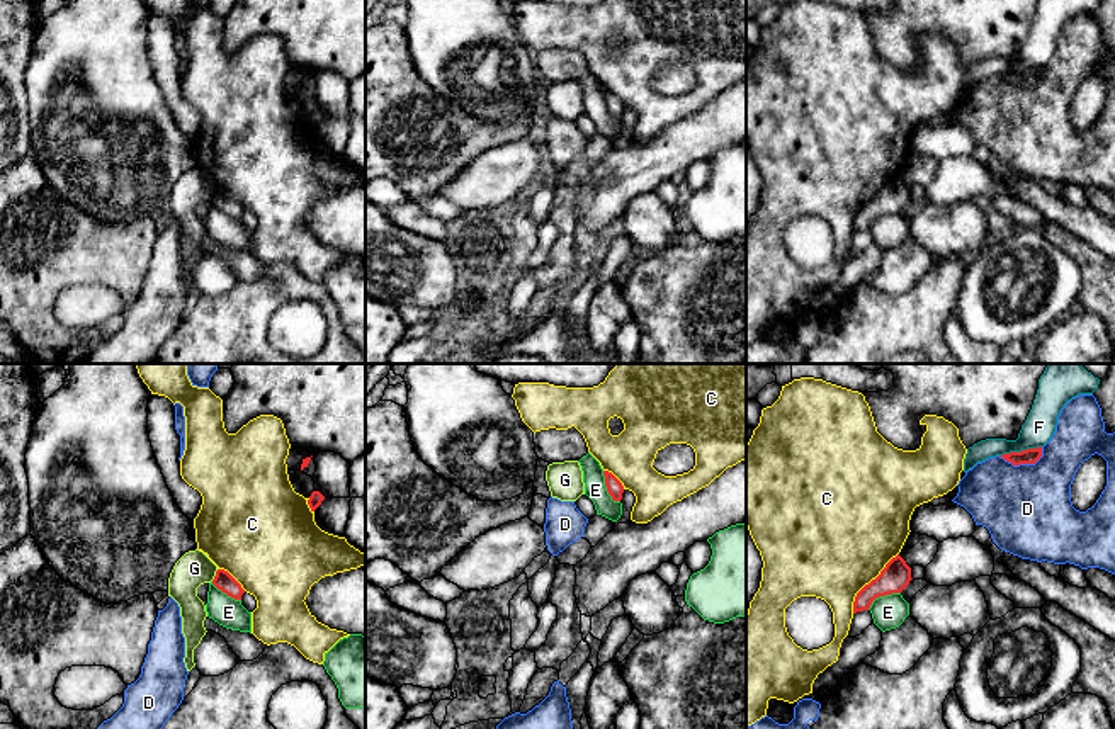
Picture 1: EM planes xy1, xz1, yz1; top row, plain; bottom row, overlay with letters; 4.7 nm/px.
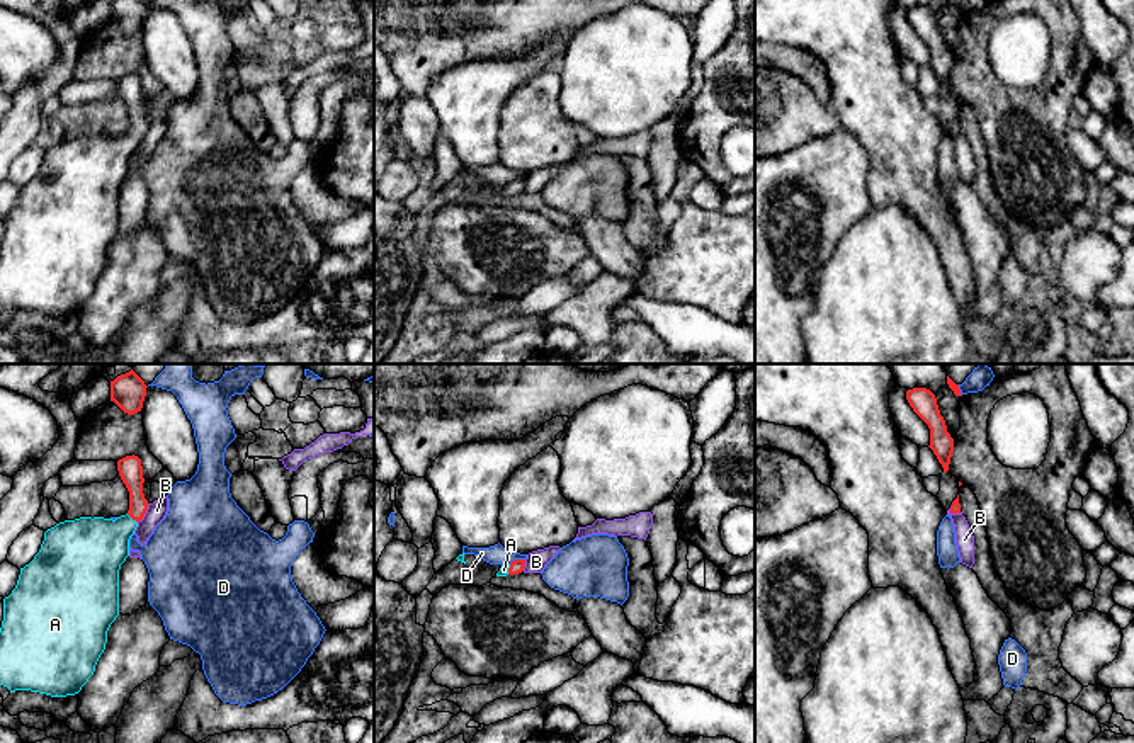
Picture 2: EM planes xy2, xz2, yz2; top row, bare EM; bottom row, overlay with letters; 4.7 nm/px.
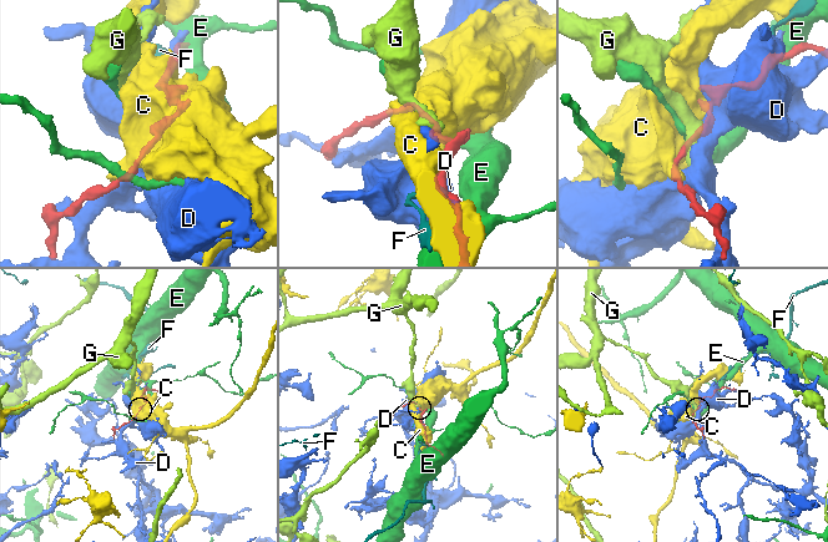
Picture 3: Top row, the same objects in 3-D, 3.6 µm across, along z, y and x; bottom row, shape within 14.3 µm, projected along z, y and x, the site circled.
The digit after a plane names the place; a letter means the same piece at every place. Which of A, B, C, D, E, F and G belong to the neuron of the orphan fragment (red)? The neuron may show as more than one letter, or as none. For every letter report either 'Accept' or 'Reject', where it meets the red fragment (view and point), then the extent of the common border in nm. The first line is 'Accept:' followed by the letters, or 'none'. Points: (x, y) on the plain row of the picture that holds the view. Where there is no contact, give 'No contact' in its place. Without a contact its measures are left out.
Accept: A
A: Accept. Touches red at xy2 (131, 136). Shared border 70 nm
B: Reject. Touches red at xy2 (145, 131). Shared border 110 nm
C: Reject. Touches red at yz1 (871, 201). Shared border 360 nm
D: Reject. Touches red at yz1 (1024, 82). Shared border 220 nm
E: Reject. Touches red at xz1 (607, 107). Shared border 170 nm
F: Reject. Touches red at yz1 (1022, 70). Shared border 200 nm
G: Reject. Touches red at xy1 (216, 194). Shared border 70 nm

